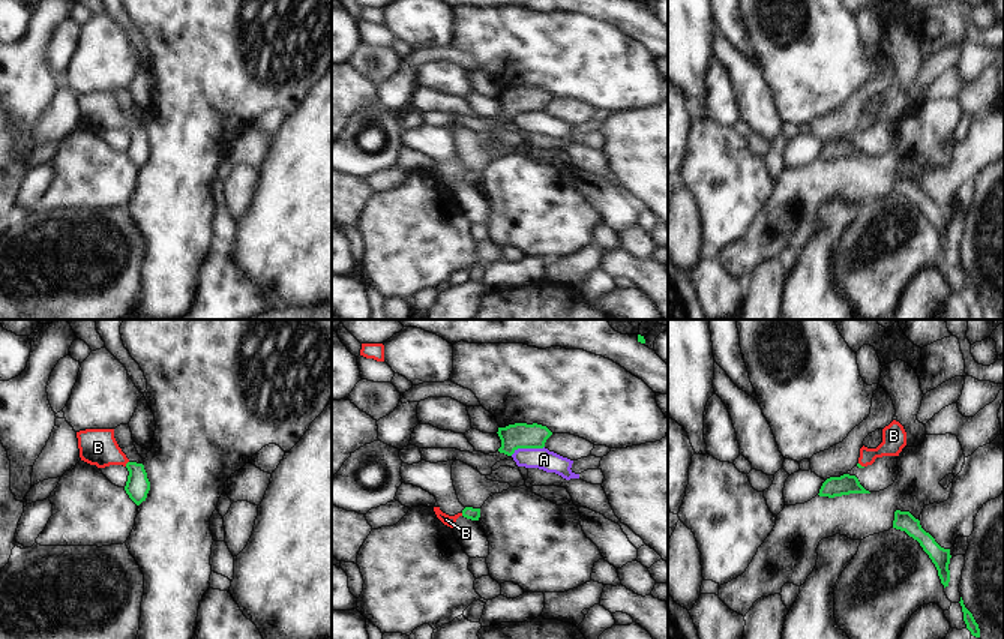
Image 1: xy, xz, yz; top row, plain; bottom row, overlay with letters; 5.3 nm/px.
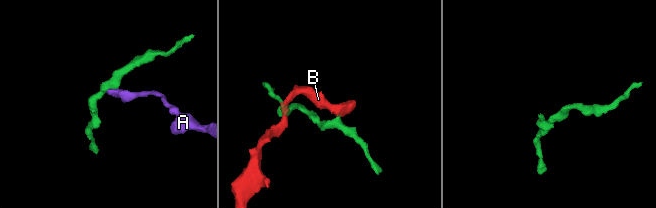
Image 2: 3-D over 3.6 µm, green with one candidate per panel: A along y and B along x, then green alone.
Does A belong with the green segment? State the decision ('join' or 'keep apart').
keep apart

